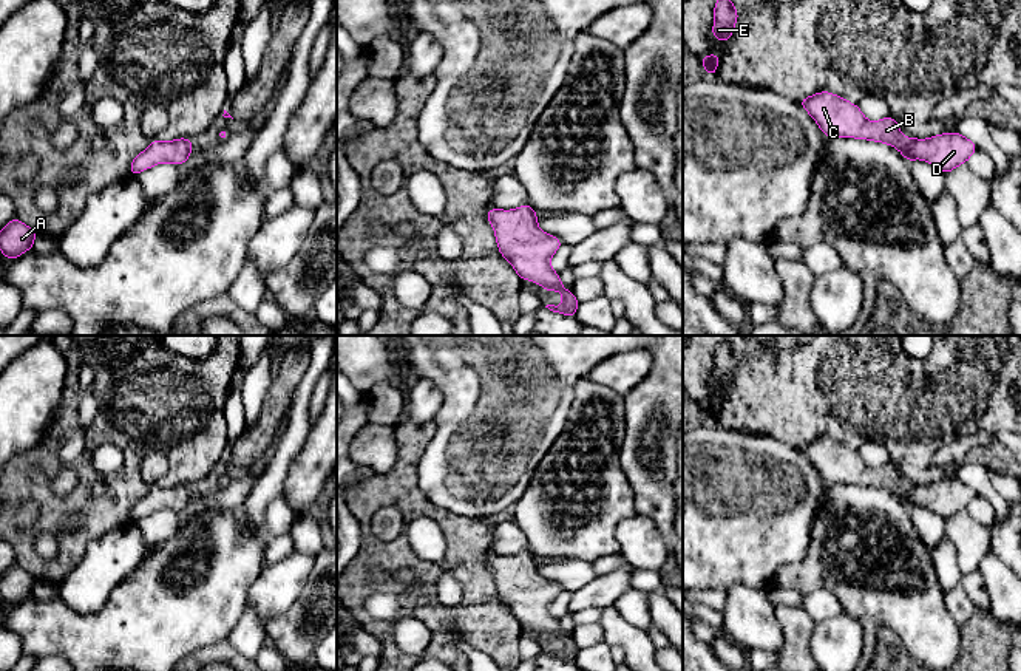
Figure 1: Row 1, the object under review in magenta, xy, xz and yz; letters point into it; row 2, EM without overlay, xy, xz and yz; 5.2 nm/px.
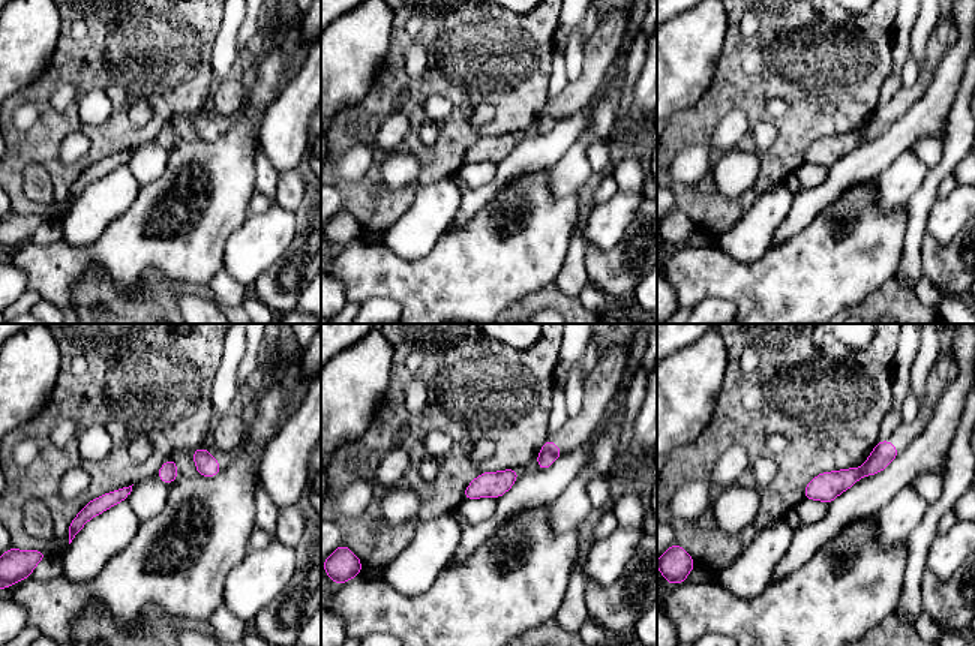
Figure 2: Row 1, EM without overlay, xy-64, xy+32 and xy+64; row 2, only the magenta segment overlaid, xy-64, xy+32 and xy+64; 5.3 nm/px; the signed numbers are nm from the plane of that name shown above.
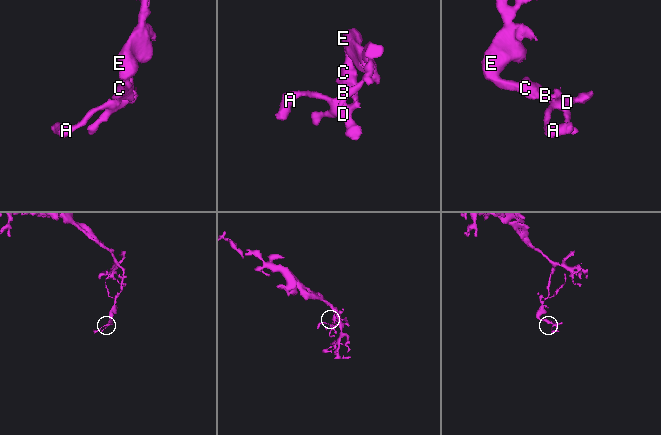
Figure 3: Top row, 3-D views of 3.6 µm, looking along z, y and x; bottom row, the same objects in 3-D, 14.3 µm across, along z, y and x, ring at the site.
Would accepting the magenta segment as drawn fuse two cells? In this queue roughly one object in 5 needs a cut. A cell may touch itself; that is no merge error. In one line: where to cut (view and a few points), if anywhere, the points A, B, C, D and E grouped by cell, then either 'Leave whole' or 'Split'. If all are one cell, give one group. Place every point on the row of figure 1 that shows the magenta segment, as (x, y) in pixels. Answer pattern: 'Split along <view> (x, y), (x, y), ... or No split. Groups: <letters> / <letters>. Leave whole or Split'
No split. Groups: A B C D E. Leave whole

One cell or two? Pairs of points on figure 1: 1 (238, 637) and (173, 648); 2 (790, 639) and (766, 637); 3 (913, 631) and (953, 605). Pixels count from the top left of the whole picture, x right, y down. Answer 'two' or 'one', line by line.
1: two
2: two
3: two

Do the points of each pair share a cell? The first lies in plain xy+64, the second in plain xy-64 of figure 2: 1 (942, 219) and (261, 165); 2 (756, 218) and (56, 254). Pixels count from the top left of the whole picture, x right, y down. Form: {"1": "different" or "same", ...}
{"1": "different", "2": "different"}

